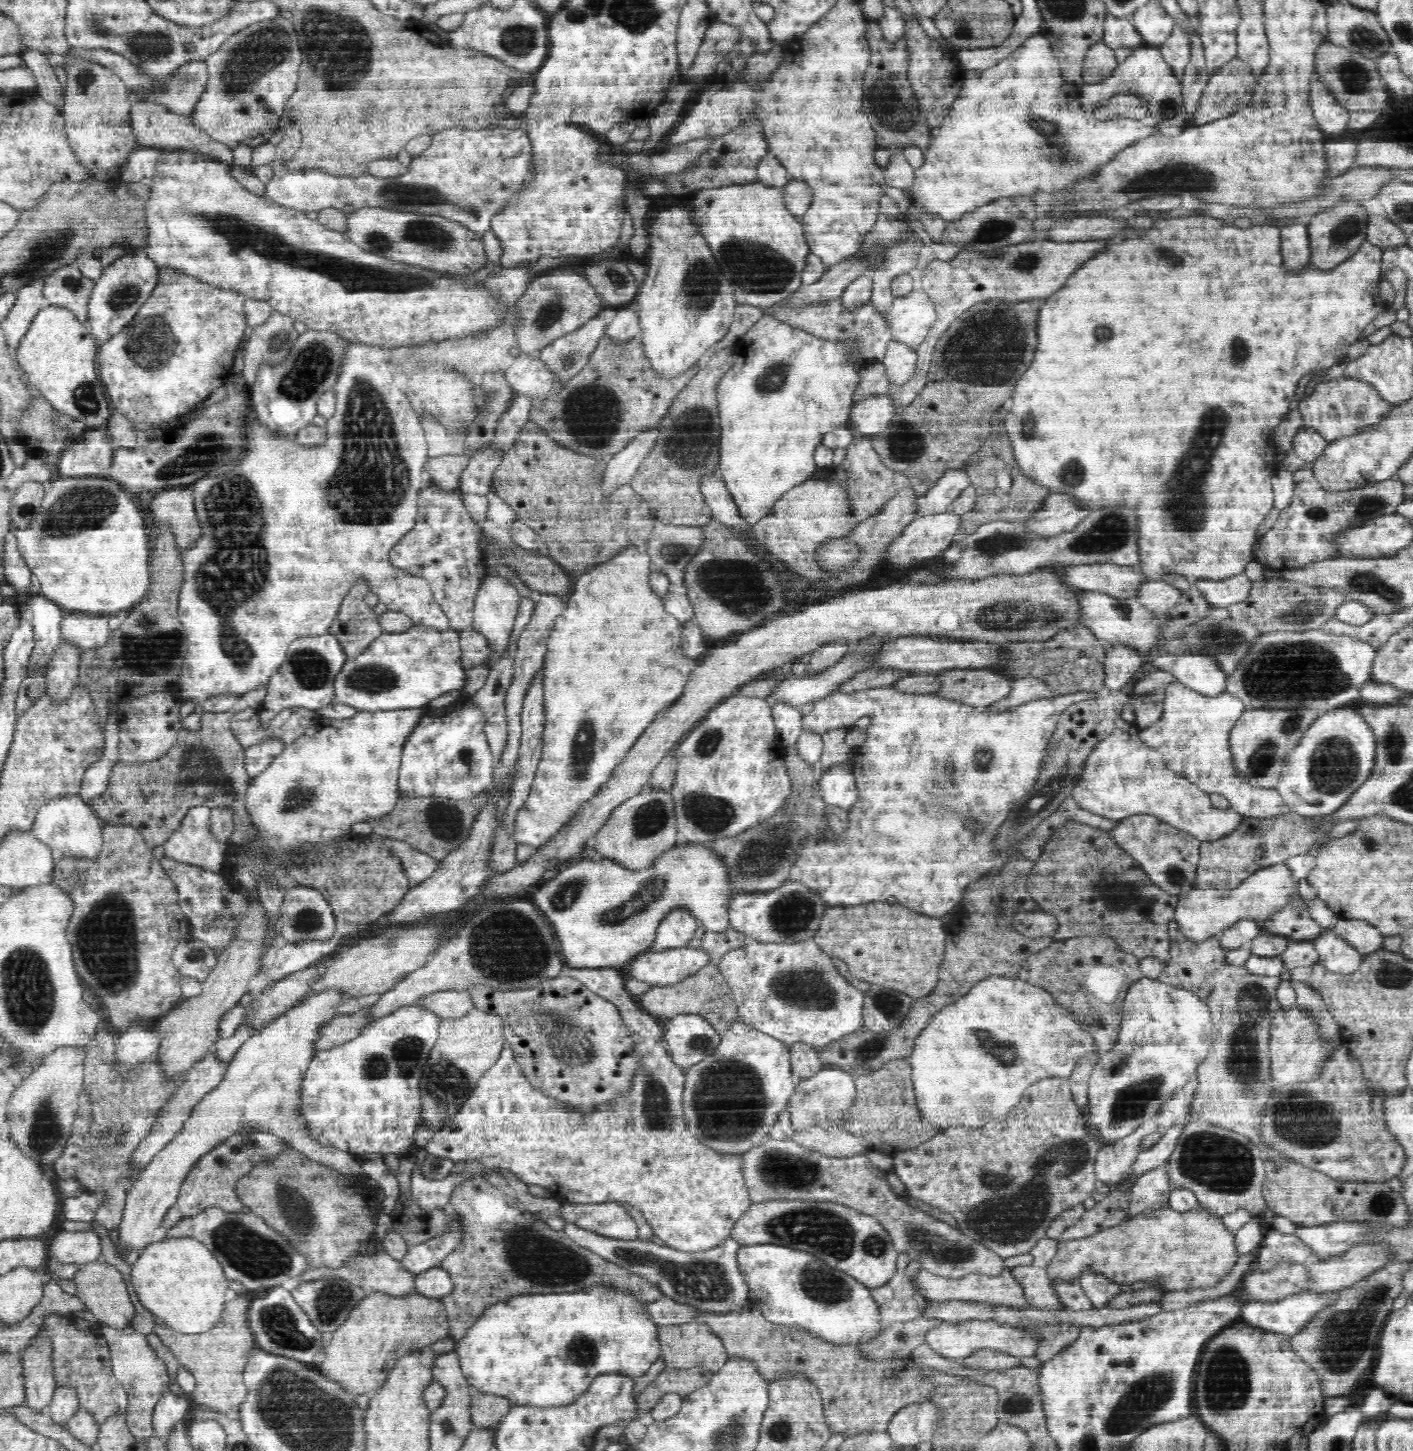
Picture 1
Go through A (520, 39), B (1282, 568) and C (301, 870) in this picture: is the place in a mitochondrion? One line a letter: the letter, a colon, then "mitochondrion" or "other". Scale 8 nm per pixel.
A: mitochondrion
B: other
C: other

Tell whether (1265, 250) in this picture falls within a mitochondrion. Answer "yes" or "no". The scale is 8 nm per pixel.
no

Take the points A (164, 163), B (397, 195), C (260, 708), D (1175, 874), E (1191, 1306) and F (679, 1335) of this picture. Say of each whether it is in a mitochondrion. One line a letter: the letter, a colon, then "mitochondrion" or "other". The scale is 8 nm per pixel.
A: other
B: mitochondrion
C: other
D: mitochondrion
E: other
F: other

